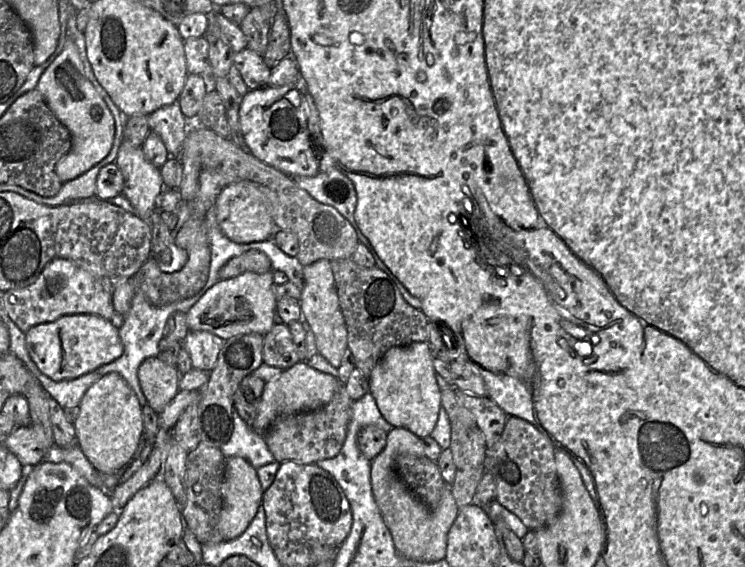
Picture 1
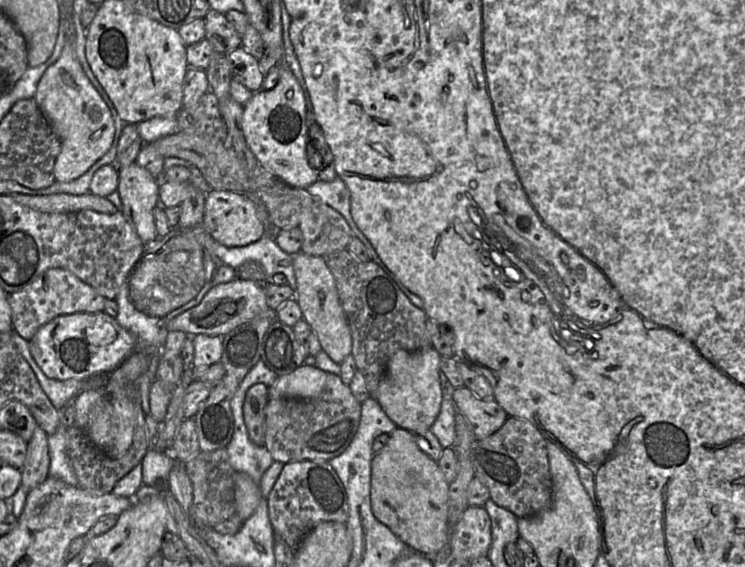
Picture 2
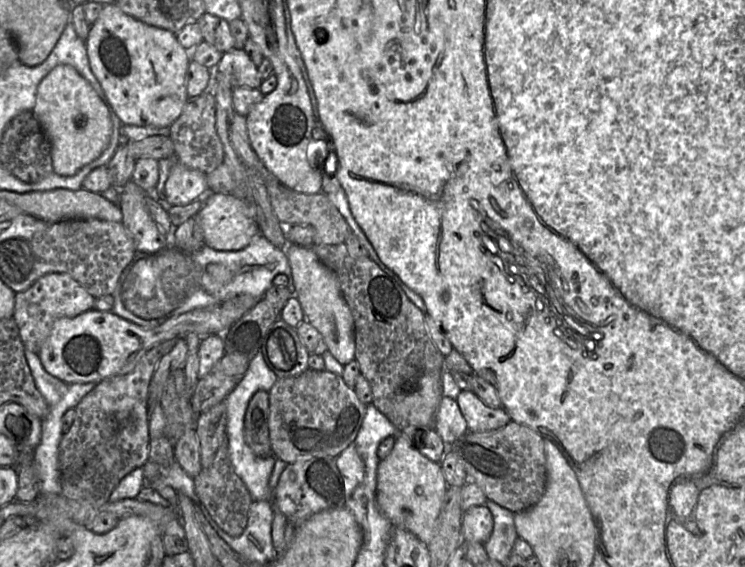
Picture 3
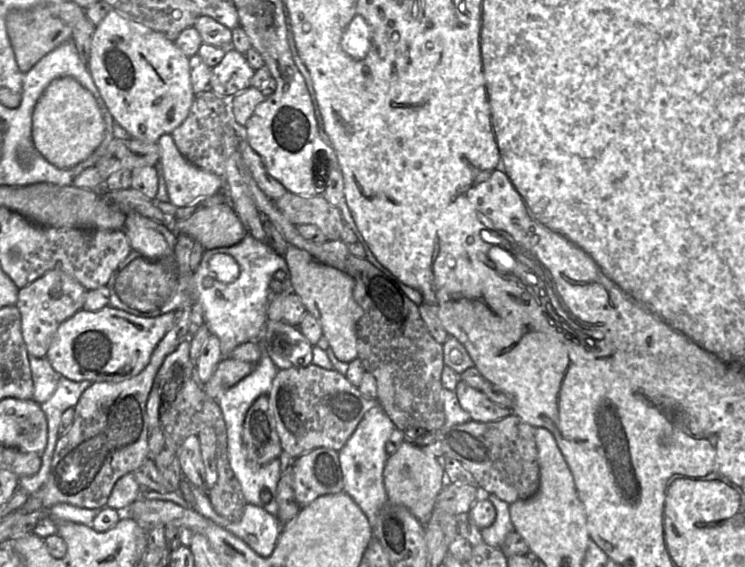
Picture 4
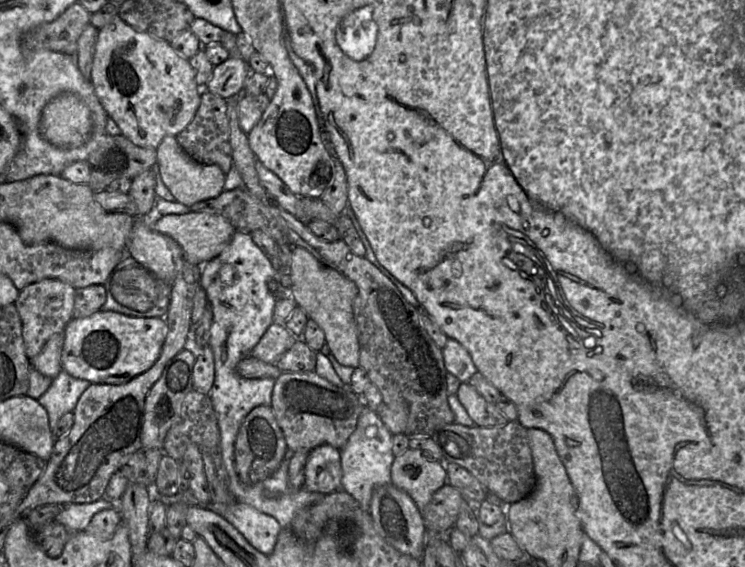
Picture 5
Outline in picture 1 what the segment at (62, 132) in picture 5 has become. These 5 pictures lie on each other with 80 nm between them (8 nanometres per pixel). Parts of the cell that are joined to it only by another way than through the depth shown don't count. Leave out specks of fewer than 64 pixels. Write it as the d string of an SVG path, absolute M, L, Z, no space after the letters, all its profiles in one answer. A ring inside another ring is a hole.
M68 33L61 54L42 74L36 89L72 136L71 150L55 168L57 176L65 183L84 174L109 154L115 134L114 118L86 76L77 47Z

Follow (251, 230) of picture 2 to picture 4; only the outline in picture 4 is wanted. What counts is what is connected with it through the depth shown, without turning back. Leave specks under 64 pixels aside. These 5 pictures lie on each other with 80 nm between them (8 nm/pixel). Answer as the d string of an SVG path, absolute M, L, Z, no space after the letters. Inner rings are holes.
M230 203L219 204L211 207L200 208L195 211L191 216L186 219L176 220L174 219L171 225L165 225L169 229L172 229L176 234L186 234L196 241L198 241L204 250L211 250L222 247L230 247L239 243L248 233L245 227L243 226L238 215L234 211Z

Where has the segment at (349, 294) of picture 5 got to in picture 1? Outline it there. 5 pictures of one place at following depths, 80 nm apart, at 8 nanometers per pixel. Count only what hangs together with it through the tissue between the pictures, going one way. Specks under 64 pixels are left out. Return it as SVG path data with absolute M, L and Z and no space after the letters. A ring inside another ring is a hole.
M320 259L303 266L304 284L299 304L302 321L313 331L318 354L322 355L333 367L339 368L343 354L348 348L347 327L342 314L330 261Z

